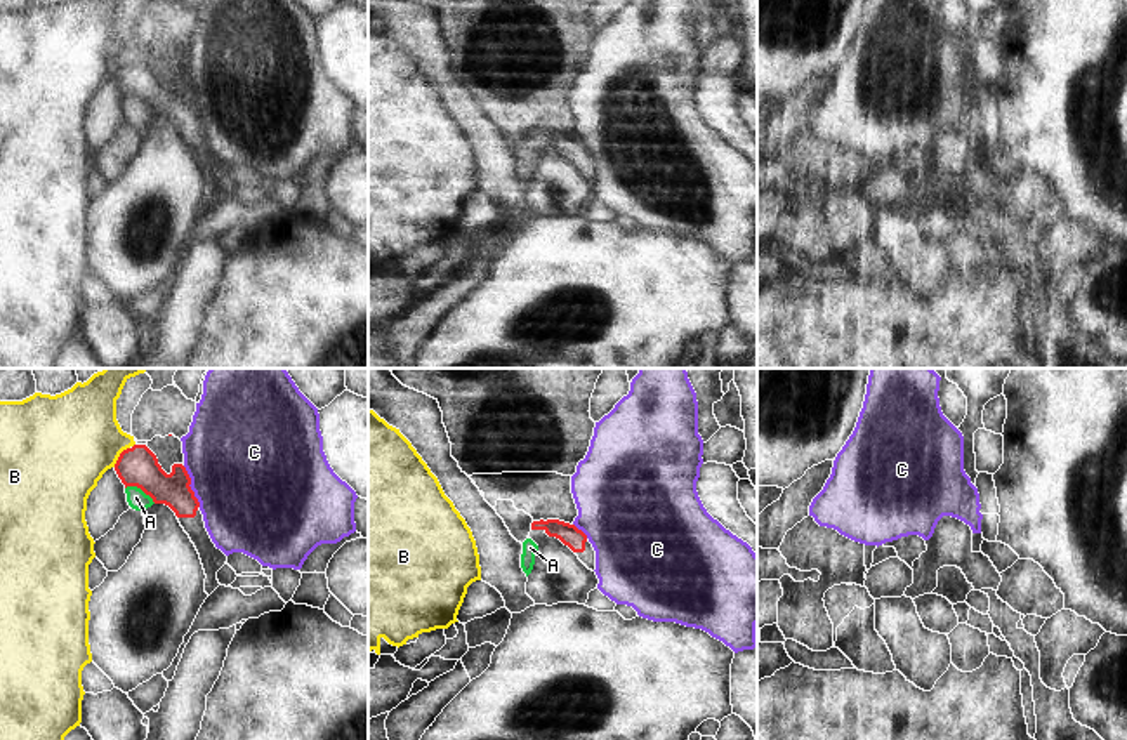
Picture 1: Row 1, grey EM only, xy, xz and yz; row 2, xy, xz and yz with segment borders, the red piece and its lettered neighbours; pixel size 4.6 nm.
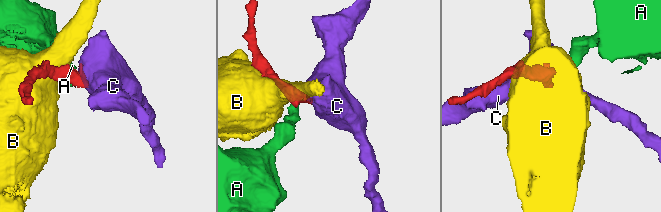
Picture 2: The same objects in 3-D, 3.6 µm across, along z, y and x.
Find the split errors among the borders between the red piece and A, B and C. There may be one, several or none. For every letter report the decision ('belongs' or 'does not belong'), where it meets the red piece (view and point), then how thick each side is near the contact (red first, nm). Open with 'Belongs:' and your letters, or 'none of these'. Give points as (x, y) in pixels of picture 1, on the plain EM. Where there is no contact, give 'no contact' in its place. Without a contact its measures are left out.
Belongs: none of these
A: does not belong; contact xy (141, 99); calibres 190 and 90 nm
B: does not belong; contact xy (120, 66); calibres 190 and 440 nm
C: does not belong; contact xy (190, 98); calibres 180 and 480 nm

